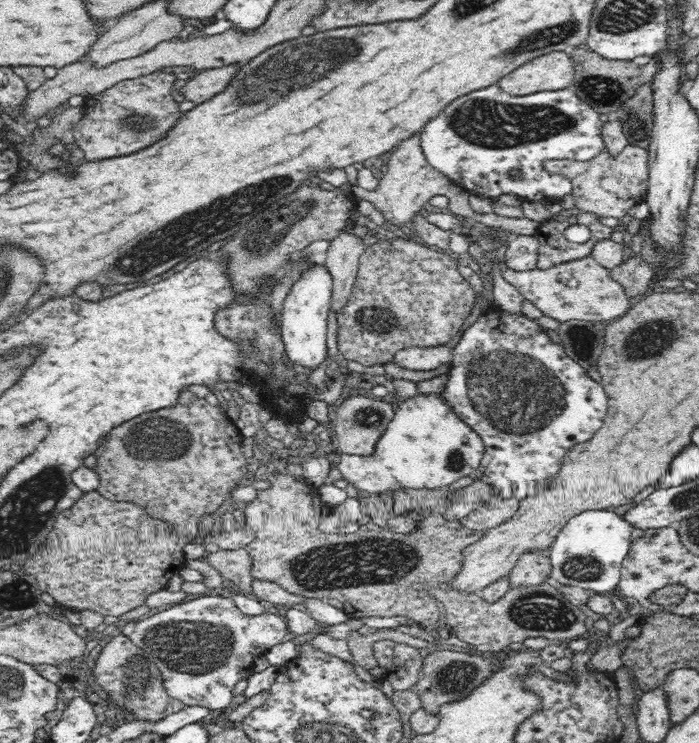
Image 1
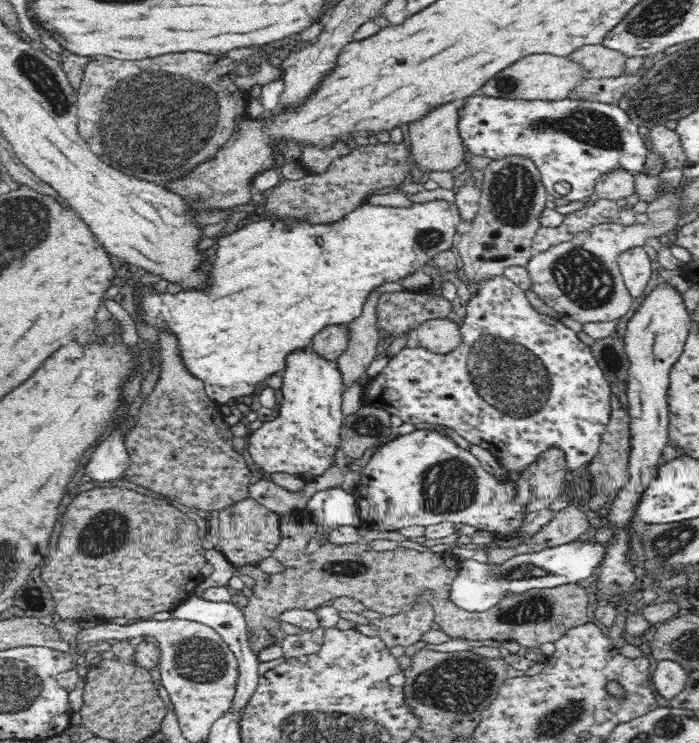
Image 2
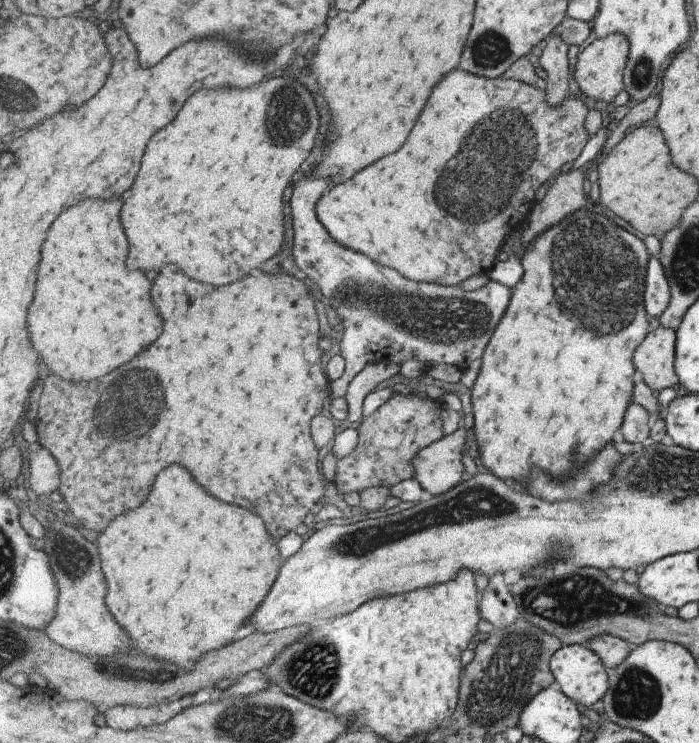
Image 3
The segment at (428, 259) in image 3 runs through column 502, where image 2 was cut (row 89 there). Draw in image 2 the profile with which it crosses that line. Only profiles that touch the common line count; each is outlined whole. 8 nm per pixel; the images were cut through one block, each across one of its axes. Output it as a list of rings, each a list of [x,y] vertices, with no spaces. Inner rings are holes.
[[[192,51],[140,60],[124,60],[112,56],[102,56],[97,56],[86,63],[81,83],[77,88],[77,129],[79,130],[79,135],[88,143],[90,150],[98,158],[102,158],[106,164],[110,164],[112,168],[116,168],[116,170],[120,170],[124,174],[130,174],[130,176],[136,176],[136,178],[142,178],[142,180],[150,180],[150,182],[178,180],[178,178],[190,174],[198,164],[204,164],[204,162],[212,160],[218,154],[218,150],[232,138],[232,134],[236,134],[240,130],[240,122],[251,118],[248,114],[248,102],[250,102],[248,95],[250,92],[240,88],[240,86],[236,86],[234,78],[238,78],[238,74],[246,75],[251,73],[263,64],[262,61],[254,56],[242,61],[232,60],[225,54],[217,56]]]

